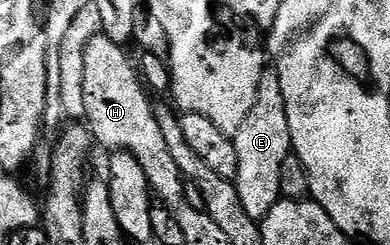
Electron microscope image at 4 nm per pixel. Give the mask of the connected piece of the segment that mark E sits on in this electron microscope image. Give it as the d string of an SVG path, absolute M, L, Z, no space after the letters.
M266 69L265 75L259 80L259 92L255 92L255 108L247 112L247 120L243 120L243 125L237 134L232 135L232 140L239 156L239 172L235 179L239 200L243 200L247 216L254 220L264 220L273 206L282 200L279 172L283 172L283 160L290 158L293 148L283 88L279 84L276 69Z

